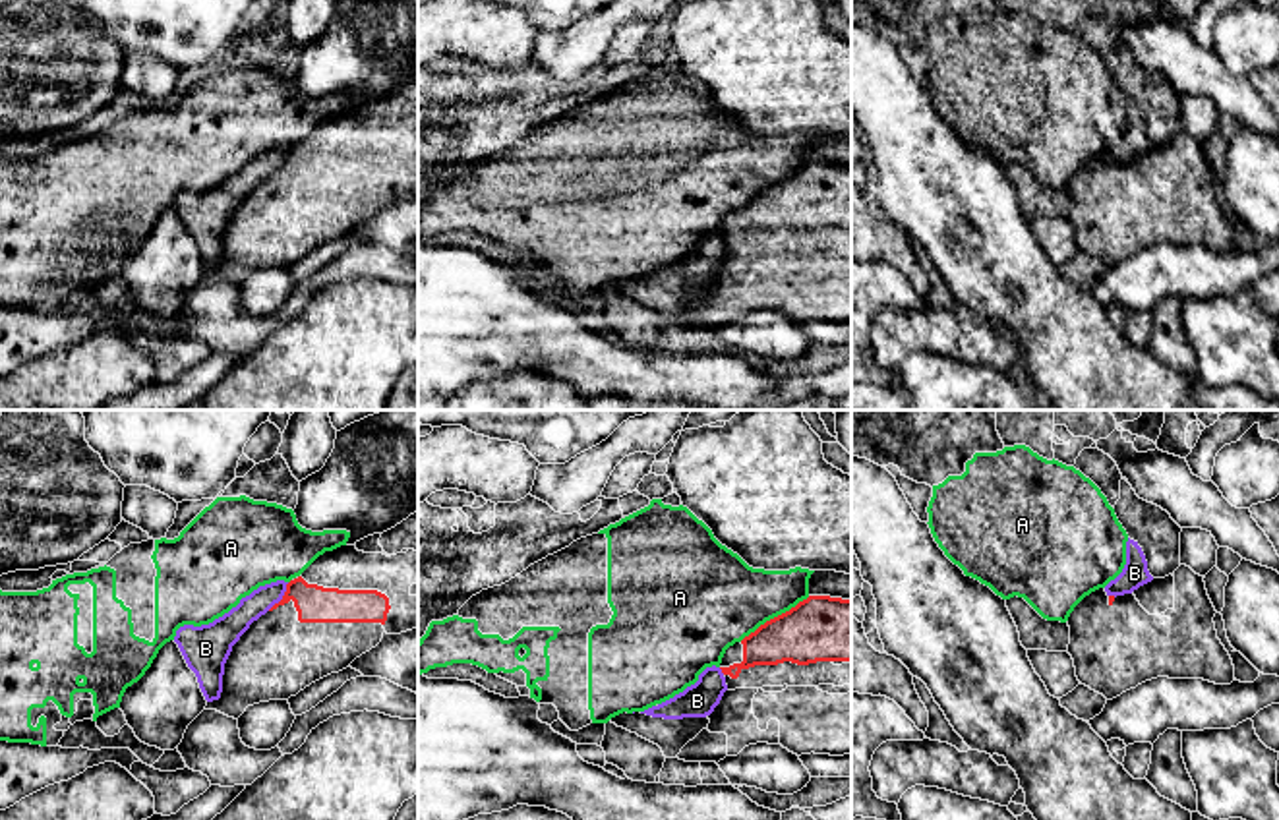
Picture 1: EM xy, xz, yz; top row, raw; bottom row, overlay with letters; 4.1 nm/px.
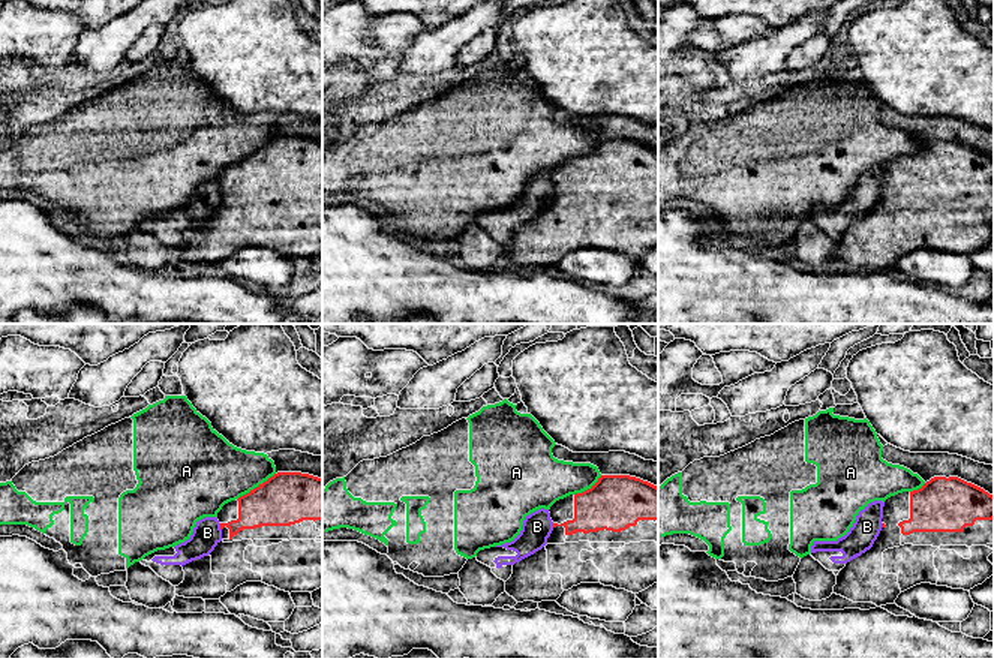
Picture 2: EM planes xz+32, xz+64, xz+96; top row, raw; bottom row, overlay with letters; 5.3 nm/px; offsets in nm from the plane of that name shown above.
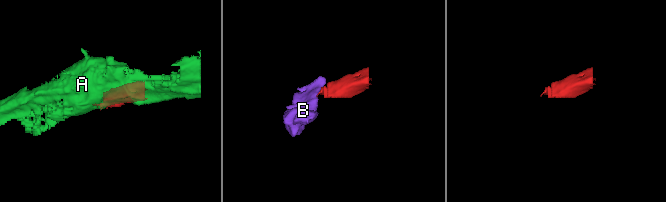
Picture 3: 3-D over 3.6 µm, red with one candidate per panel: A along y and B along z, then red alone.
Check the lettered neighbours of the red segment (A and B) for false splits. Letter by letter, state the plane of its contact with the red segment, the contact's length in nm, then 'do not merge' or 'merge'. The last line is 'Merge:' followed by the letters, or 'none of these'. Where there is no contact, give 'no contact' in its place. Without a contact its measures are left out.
A: xz | 340 nm | do not merge
B: xy | 150 nm | do not merge
Merge: none of these

